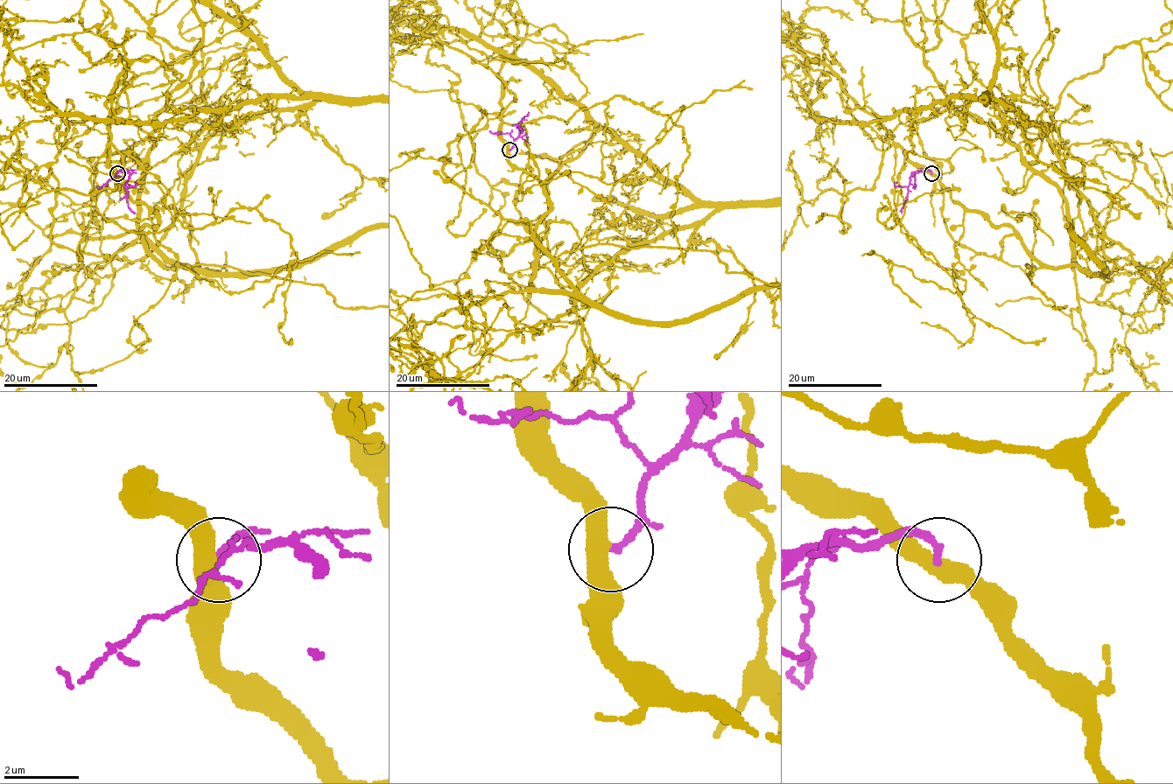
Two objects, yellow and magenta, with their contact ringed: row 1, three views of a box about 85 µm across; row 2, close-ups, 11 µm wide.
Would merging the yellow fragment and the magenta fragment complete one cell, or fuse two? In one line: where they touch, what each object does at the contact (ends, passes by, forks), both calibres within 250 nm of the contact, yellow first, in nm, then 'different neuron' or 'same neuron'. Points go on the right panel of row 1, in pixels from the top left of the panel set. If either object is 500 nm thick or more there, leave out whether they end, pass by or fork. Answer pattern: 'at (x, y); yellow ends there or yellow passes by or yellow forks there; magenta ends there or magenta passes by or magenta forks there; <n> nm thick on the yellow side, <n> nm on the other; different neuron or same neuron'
at (931, 173); yellow passes by; magenta ends there; 460 nm thick on the yellow side, 200 nm on the other; different neuron

